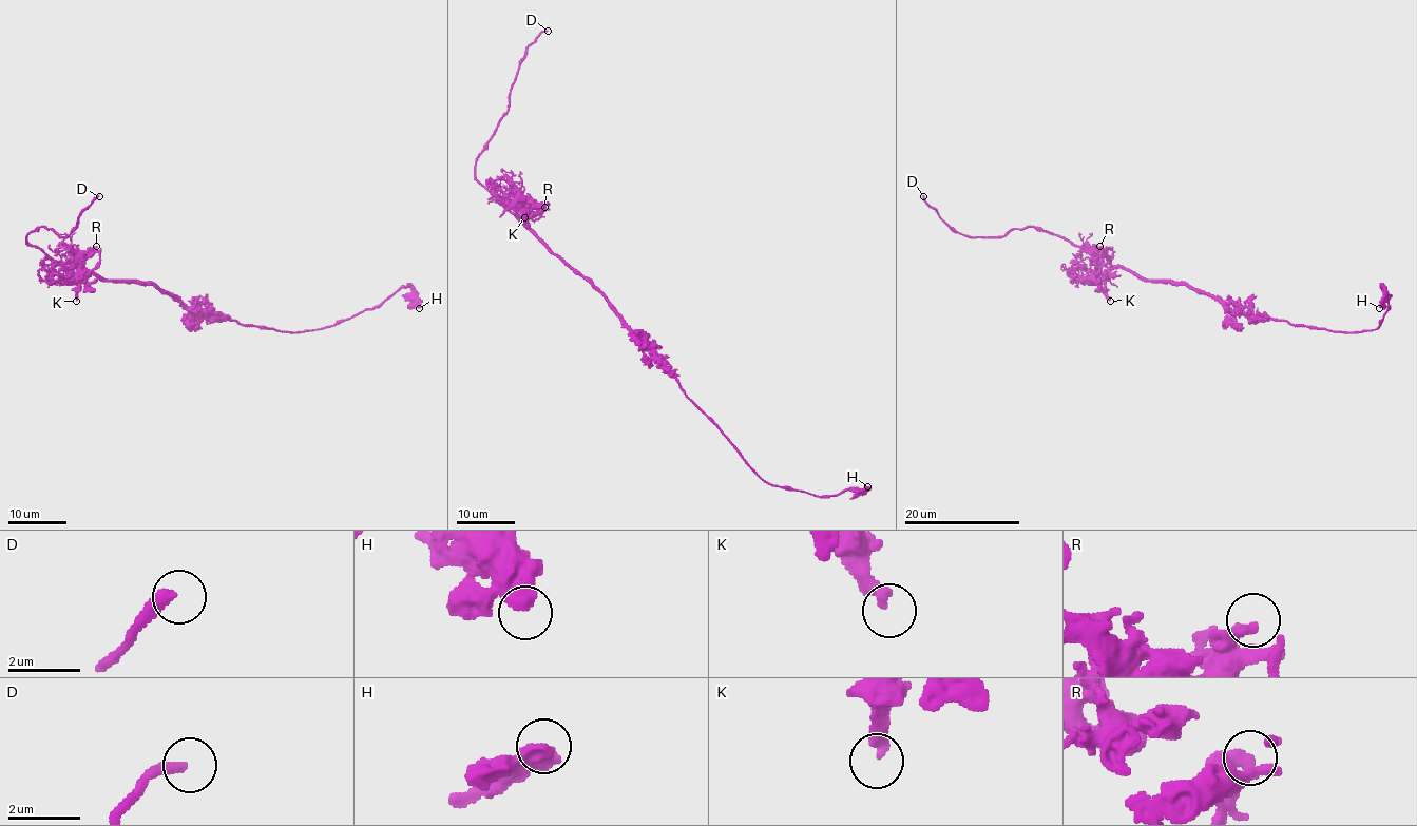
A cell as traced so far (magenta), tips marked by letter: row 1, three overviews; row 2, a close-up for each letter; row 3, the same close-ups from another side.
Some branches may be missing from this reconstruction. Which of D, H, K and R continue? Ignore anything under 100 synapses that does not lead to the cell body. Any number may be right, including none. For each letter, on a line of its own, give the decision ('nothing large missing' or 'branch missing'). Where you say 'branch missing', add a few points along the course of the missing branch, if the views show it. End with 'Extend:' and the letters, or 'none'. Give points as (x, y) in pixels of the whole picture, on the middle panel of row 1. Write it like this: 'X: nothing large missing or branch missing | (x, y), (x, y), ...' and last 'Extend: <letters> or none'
D: branch missing | (548, 31), (567, 33), (578, 26), (575, 7), (579, 3)
H: nothing large missing
K: nothing large missing
R: nothing large missing
Extend: D

